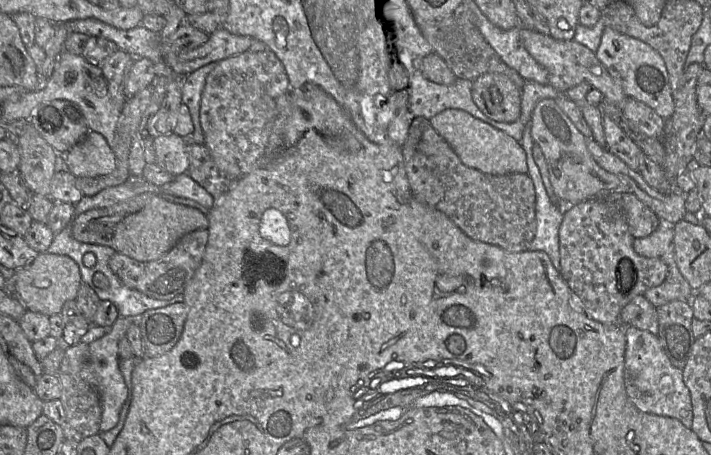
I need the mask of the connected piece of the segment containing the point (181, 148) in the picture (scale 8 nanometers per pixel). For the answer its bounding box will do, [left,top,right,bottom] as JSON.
[153,132,189,177]

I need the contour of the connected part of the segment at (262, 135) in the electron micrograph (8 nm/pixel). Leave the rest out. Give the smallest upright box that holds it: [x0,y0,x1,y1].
[200,49,289,179]

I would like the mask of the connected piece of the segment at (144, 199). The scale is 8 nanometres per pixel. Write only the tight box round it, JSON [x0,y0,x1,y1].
[71,193,208,262]

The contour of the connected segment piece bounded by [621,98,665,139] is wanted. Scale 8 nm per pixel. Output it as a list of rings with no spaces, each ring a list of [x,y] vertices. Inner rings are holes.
[[[627,98],[621,106],[626,118],[642,133],[660,139],[664,133],[665,119],[652,108],[638,100]]]

